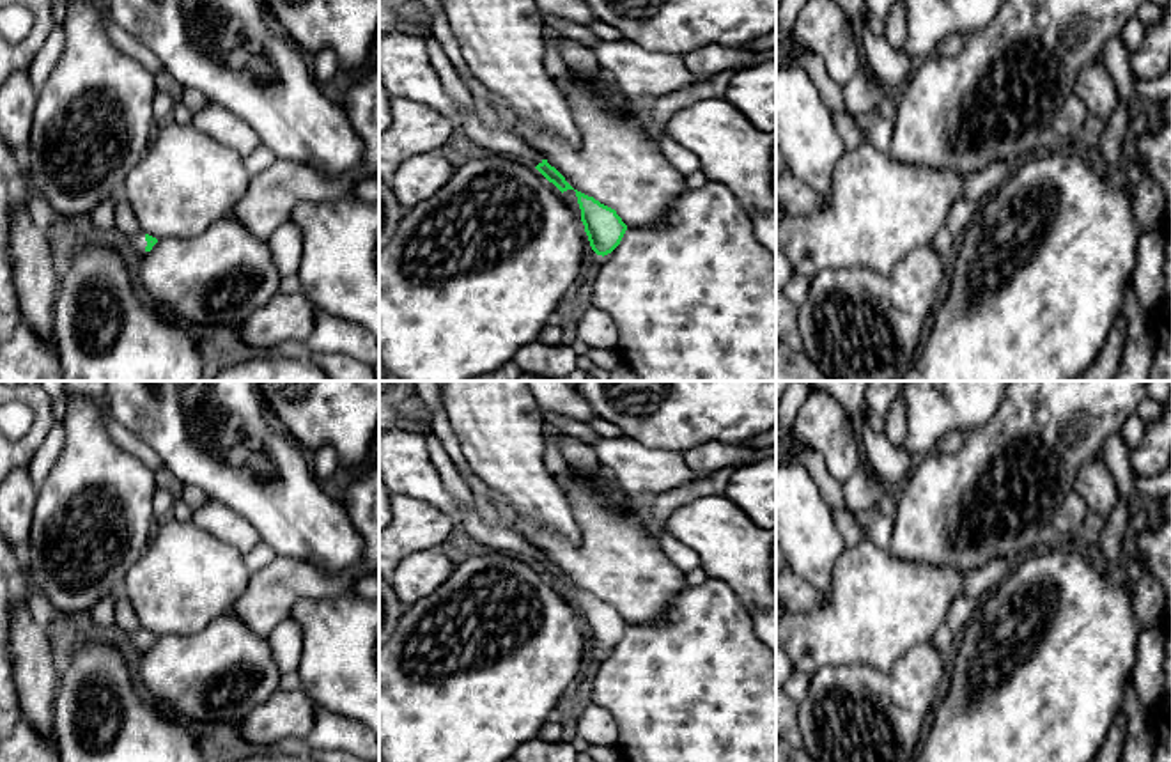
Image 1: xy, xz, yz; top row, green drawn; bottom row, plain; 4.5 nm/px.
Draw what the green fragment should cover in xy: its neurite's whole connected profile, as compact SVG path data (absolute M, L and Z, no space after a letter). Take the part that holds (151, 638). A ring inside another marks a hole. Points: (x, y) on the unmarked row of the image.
M136 629L136 631L113 631L113 634L119 640L119 647L128 652L129 656L136 656L145 652L147 649L152 647L152 643L158 640L156 634L143 631L143 629Z

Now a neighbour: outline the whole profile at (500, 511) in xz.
M491 500L482 502L482 505L485 507L487 514L501 525L512 523L516 519L514 509L505 502Z

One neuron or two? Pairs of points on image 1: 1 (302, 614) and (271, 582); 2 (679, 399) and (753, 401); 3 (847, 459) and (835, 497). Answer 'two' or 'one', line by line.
1: two
2: one
3: two

